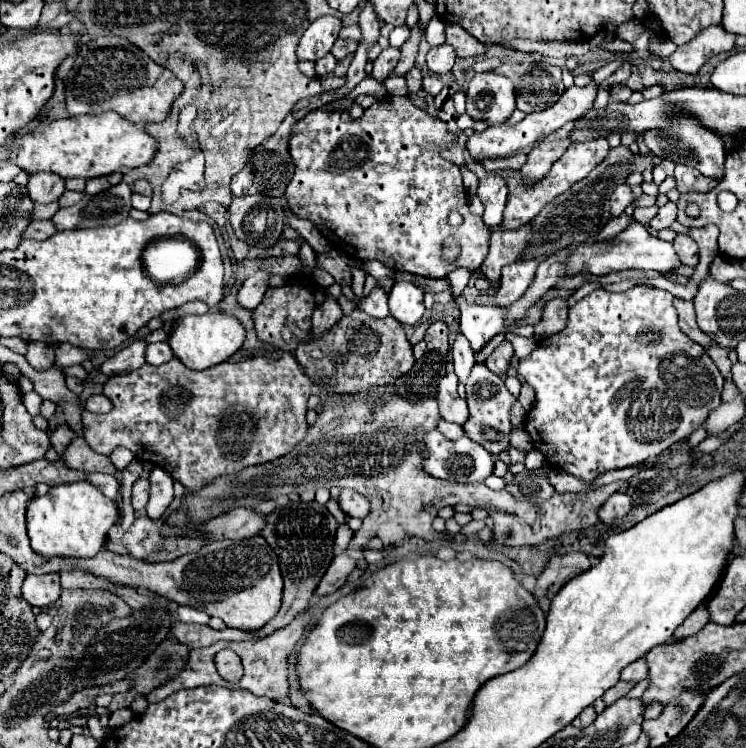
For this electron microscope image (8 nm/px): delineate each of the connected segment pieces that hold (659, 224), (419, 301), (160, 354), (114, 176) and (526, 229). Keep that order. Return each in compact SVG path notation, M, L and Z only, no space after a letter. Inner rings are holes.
M669 201L667 205L659 207L659 213L649 221L649 227L651 227L653 231L667 229L667 227L671 227L671 223L675 221L675 217L677 217L677 205Z
M397 281L393 289L389 291L389 311L391 317L395 317L403 325L417 325L423 317L423 289Z
M167 341L151 343L147 346L145 360L151 365L161 365L173 359L173 351Z
M111 173L111 175L87 179L87 189L85 189L85 191L91 193L91 195L95 195L95 193L101 193L101 191L105 191L105 189L109 189L109 187L113 187L113 185L117 185L117 183L121 183L121 179L123 179L121 173Z
M525 223L513 231L493 231L491 233L489 255L481 265L481 271L487 281L499 283L501 269L521 259L521 255L525 255L525 251L529 249L531 233L533 233L531 223Z

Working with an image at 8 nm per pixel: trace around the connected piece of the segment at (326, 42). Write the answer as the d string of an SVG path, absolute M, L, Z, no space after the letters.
M323 15L323 17L315 19L301 37L301 43L297 47L297 57L317 61L319 57L327 55L337 39L341 27L343 27L341 19L337 19L333 15Z

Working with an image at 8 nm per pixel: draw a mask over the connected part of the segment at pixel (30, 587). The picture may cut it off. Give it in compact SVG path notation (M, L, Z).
M29 573L23 583L23 597L35 607L49 607L59 599L61 585L57 573L33 575Z

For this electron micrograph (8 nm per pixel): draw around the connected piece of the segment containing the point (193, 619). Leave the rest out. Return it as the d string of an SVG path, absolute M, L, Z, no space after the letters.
M179 607L177 615L179 615L179 621L183 621L183 623L201 623L201 625L209 623L209 615L205 611L199 611L193 607Z

